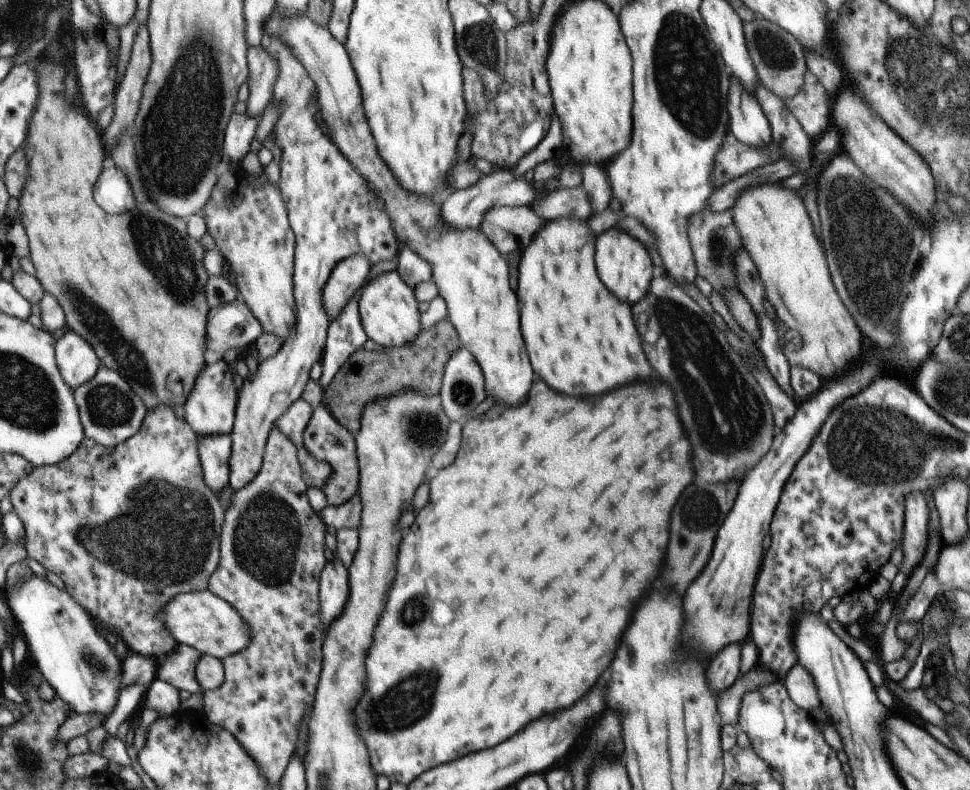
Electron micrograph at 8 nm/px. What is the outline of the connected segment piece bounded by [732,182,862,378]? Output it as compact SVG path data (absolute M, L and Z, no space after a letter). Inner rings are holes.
M780 182L750 186L738 194L732 220L776 310L775 327L790 366L804 366L820 378L842 374L862 352L862 334L834 290L822 244L800 194L782 188ZM786 332L800 344L786 346Z

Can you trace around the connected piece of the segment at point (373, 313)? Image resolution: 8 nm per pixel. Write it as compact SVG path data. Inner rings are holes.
M386 271L366 281L358 299L359 315L367 338L384 348L400 347L412 342L421 332L421 313L415 292L396 271Z

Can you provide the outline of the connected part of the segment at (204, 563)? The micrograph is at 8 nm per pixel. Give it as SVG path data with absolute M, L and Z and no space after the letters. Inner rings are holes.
M164 403L147 410L140 430L126 442L114 448L106 448L95 440L85 438L82 444L68 458L53 465L34 467L34 470L19 480L10 491L10 502L14 512L20 517L25 528L25 544L27 556L44 566L47 571L54 572L63 580L66 591L70 593L82 608L96 621L110 626L130 650L148 658L163 658L169 651L174 651L179 642L161 622L161 609L176 595L182 593L206 591L209 578L218 568L220 558L220 535L224 522L224 507L218 495L215 495L206 484L201 460L199 457L198 434L193 428L177 418L170 404Z

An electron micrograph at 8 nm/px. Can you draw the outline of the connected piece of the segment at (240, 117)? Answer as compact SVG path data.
M233 112L231 114L223 138L221 161L236 164L244 160L256 136L259 118L249 117L246 113Z

